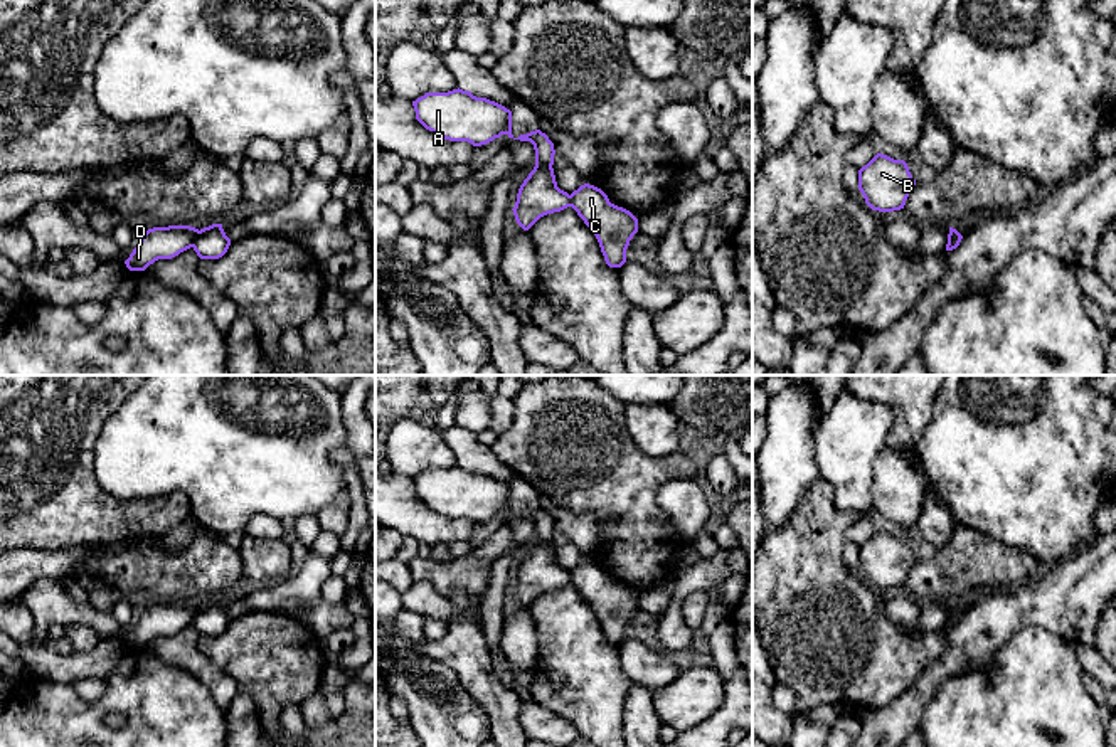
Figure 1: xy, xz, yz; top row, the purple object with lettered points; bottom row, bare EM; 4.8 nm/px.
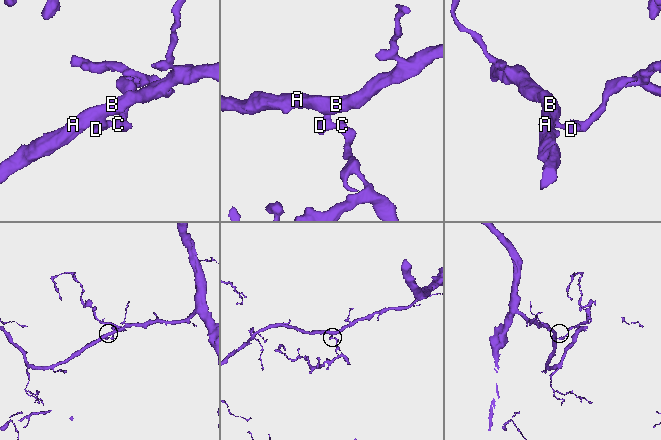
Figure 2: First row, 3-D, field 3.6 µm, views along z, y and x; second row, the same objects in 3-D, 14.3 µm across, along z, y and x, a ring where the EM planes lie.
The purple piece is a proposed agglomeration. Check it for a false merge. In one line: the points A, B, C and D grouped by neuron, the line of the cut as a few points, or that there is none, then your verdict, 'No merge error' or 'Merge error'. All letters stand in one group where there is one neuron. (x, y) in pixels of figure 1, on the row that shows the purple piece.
Groups: A B D / C. Split along xy (199, 231), (191, 246). Merge error

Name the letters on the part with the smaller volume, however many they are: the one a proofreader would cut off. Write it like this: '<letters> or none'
C

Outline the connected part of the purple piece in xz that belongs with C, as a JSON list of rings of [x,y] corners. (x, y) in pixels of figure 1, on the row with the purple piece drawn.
[[[589,183],[571,193],[571,207],[596,236],[609,268],[626,262],[626,249],[638,232],[638,219],[626,209],[609,202],[608,195]]]

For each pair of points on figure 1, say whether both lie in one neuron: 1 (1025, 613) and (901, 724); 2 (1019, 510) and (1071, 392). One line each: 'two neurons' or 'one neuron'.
1: one neuron
2: one neuron

